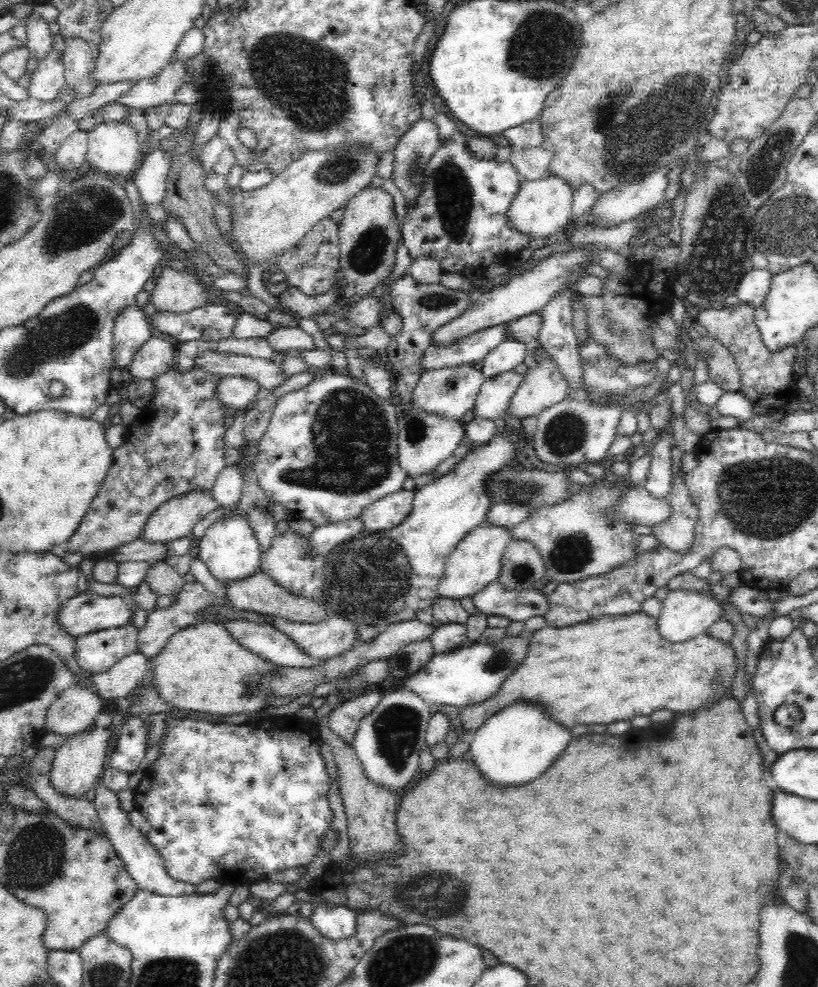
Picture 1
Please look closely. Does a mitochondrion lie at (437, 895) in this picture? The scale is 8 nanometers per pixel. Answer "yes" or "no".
yes

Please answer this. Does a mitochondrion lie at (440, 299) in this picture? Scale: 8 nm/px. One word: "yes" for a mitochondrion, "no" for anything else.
yes

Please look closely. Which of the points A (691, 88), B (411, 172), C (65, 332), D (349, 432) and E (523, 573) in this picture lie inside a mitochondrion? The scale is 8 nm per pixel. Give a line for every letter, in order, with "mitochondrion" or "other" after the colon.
A: mitochondrion
B: mitochondrion
C: mitochondrion
D: mitochondrion
E: other

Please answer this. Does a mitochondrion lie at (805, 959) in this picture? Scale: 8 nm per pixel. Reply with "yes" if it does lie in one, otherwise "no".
yes

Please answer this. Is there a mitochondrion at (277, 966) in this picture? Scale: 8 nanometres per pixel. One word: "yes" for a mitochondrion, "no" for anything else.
yes

